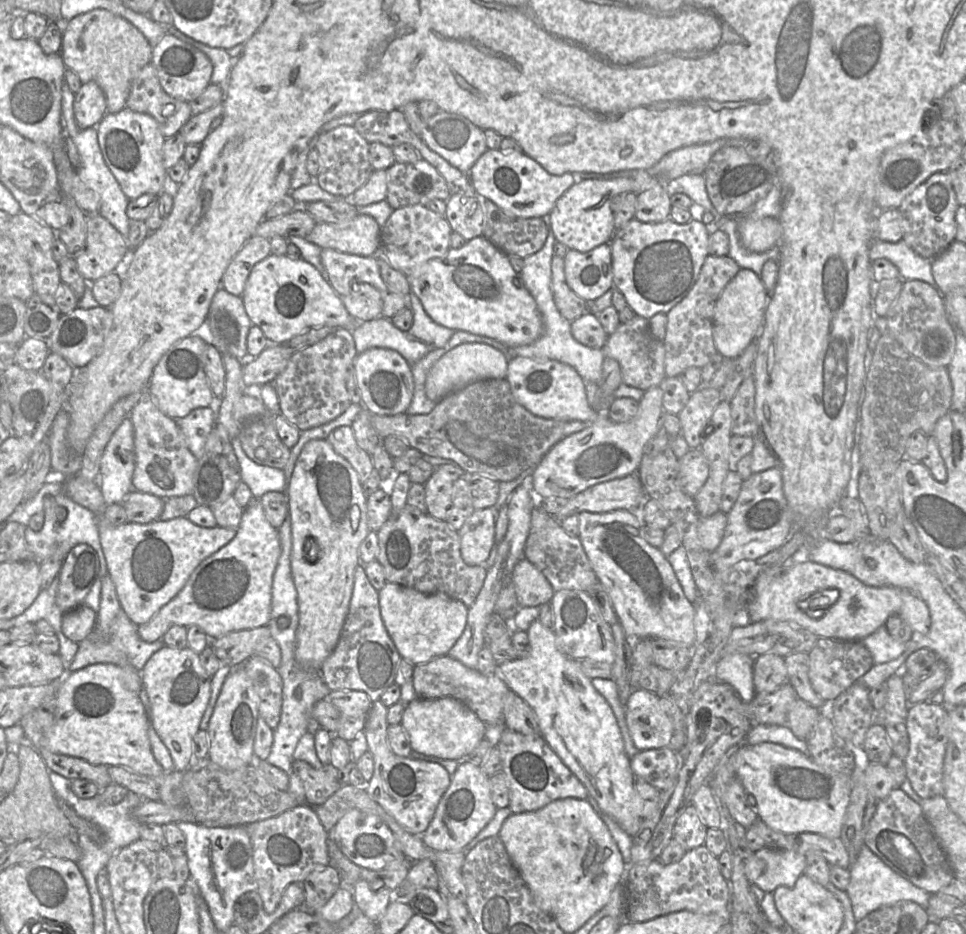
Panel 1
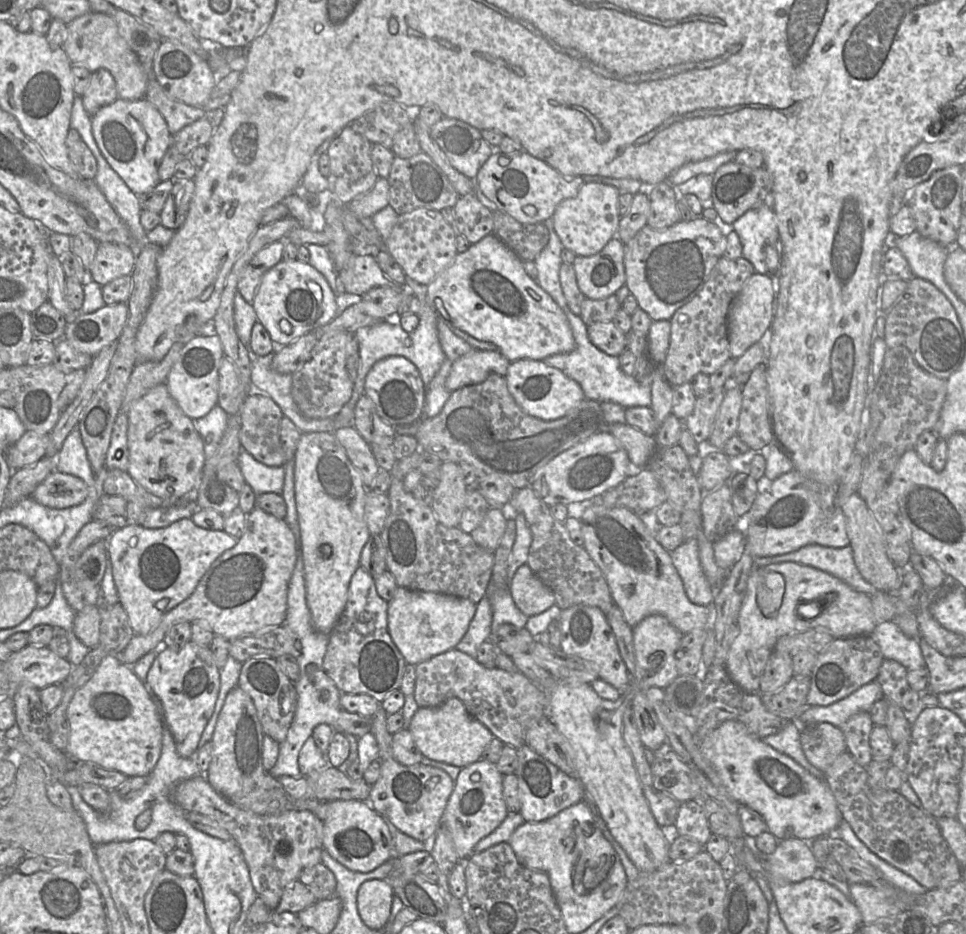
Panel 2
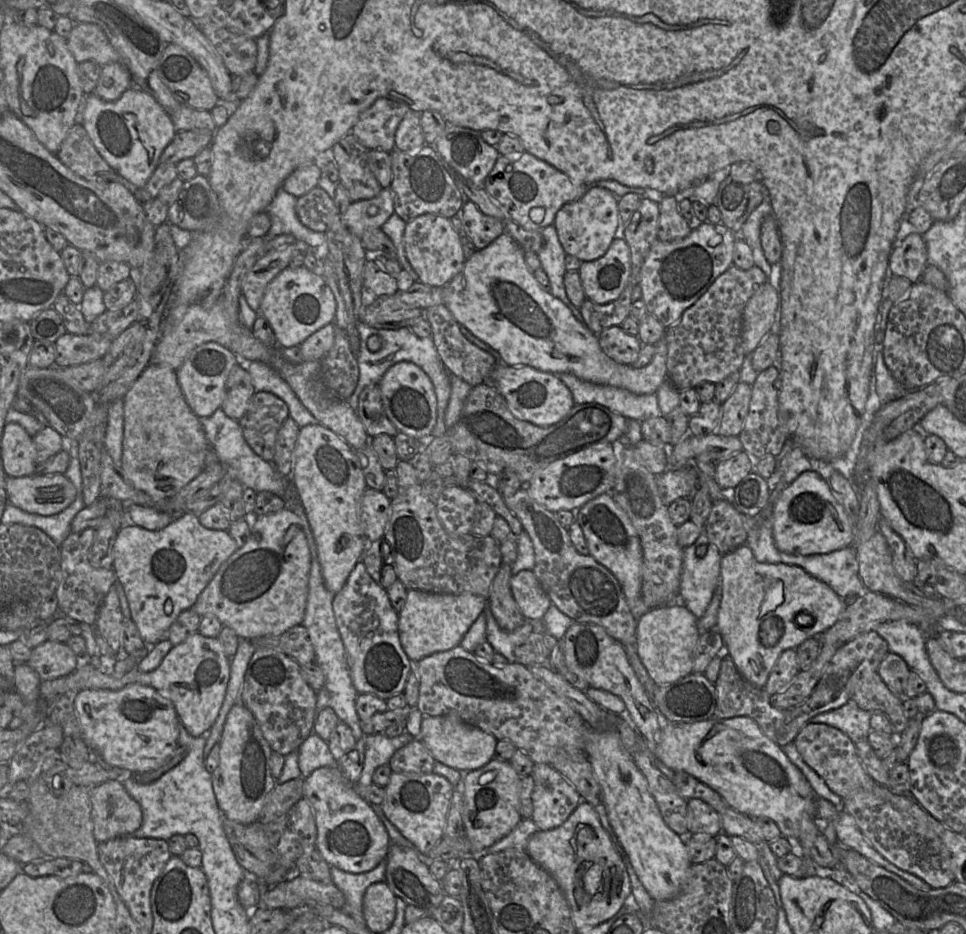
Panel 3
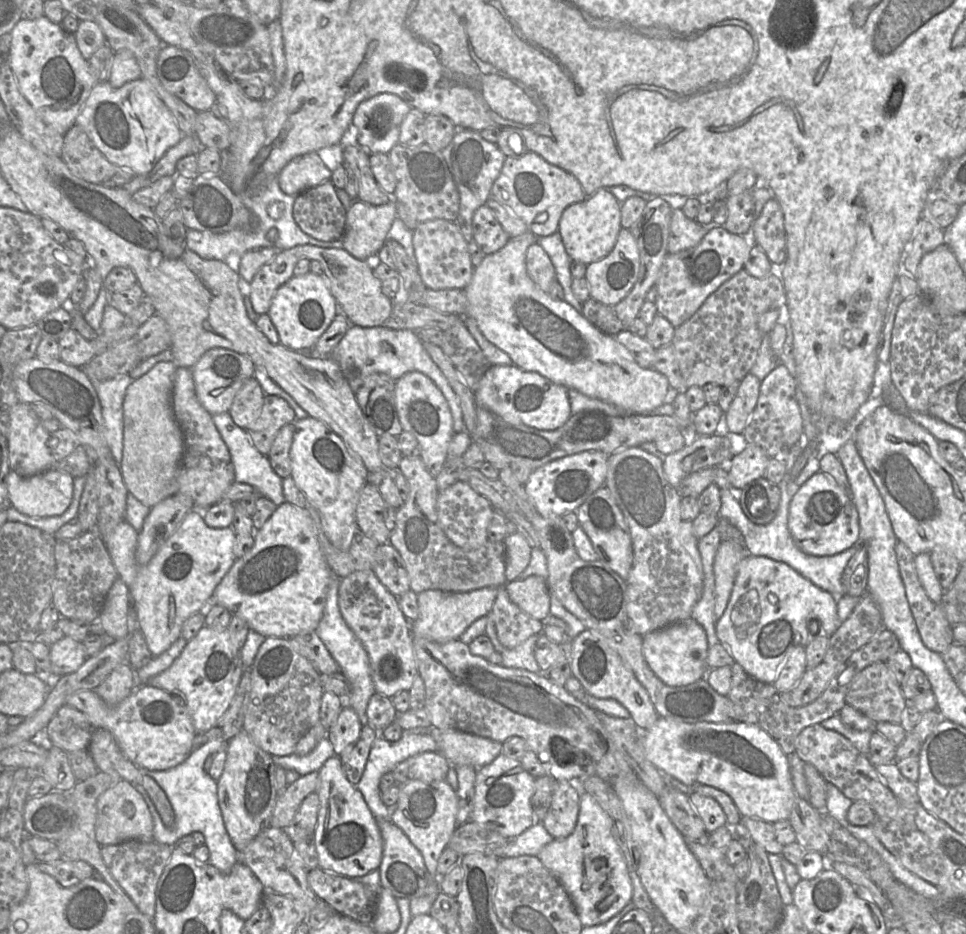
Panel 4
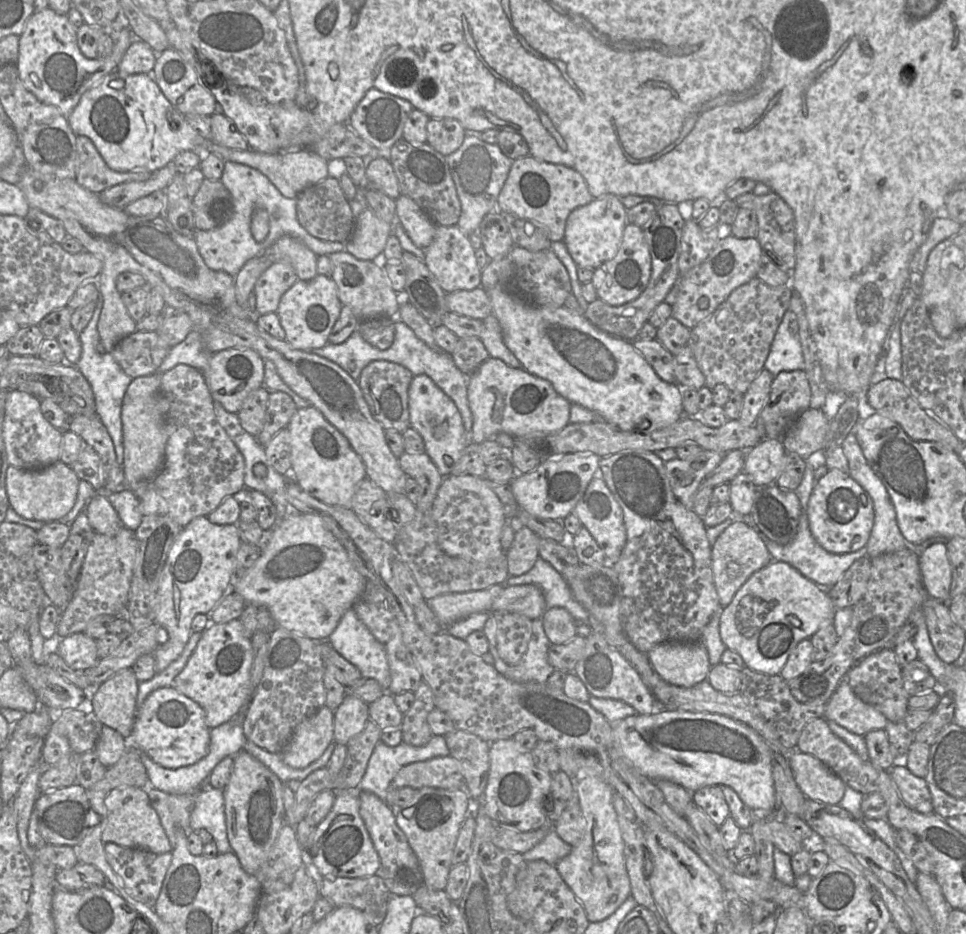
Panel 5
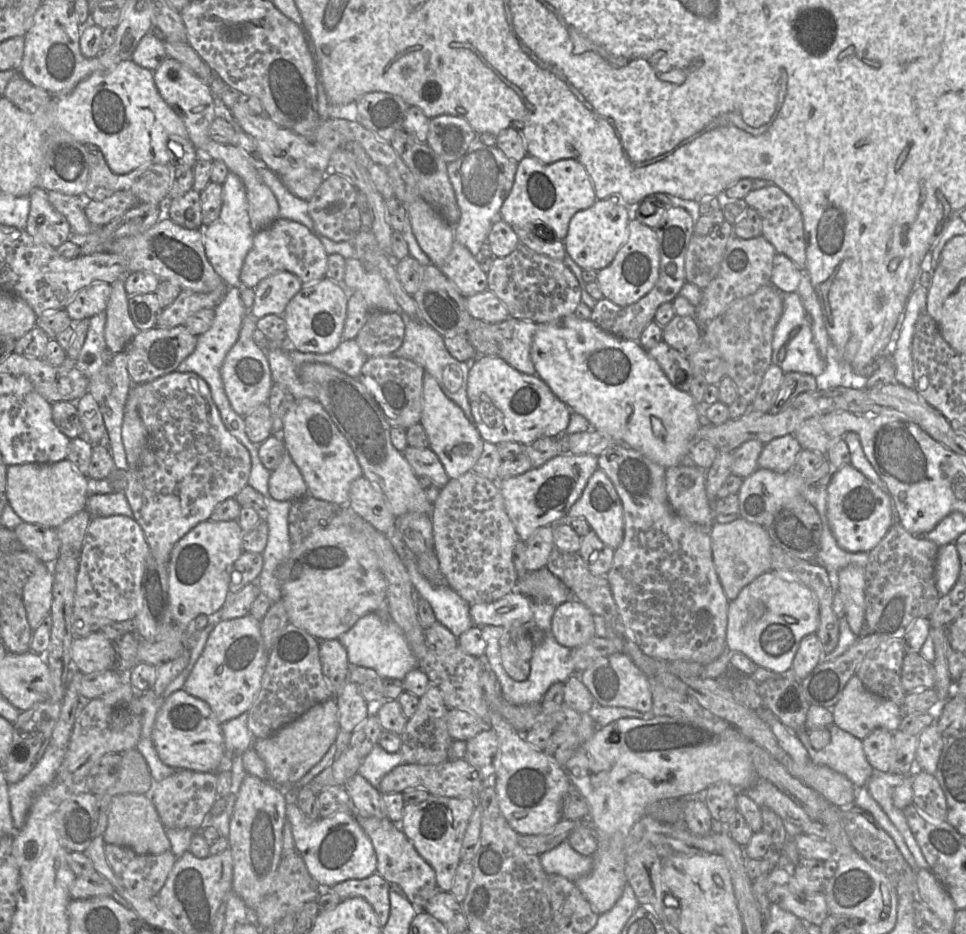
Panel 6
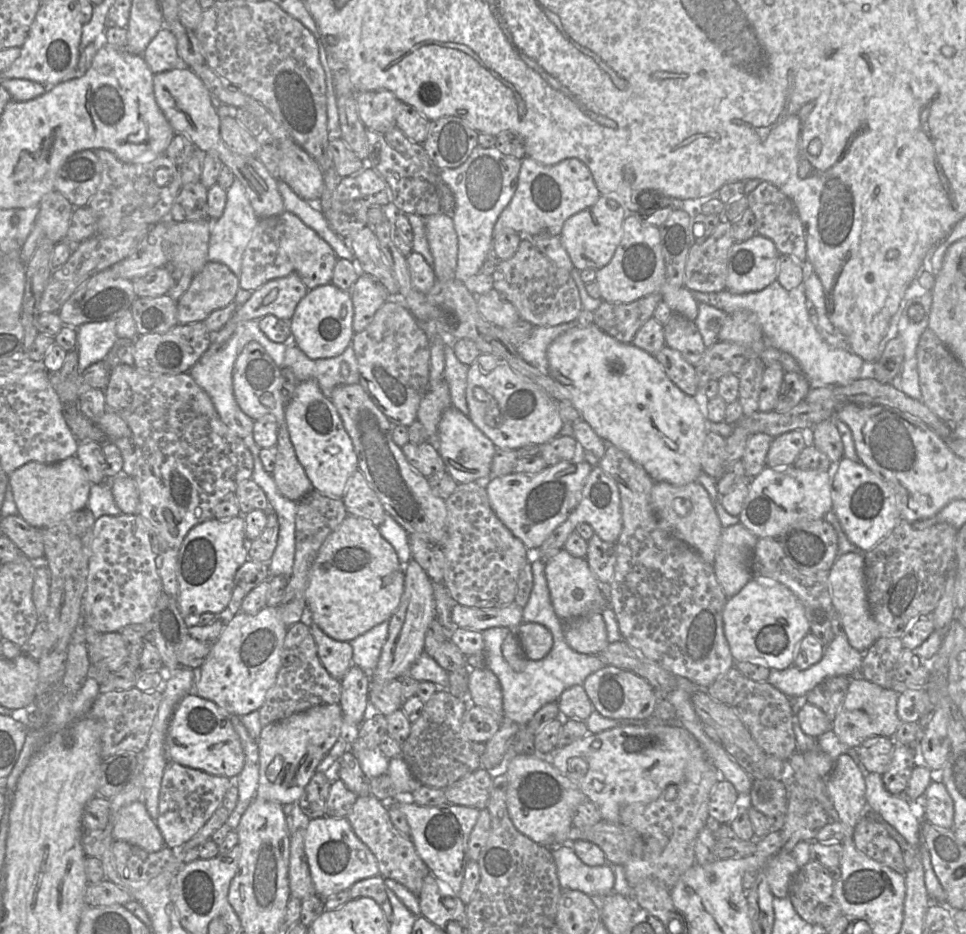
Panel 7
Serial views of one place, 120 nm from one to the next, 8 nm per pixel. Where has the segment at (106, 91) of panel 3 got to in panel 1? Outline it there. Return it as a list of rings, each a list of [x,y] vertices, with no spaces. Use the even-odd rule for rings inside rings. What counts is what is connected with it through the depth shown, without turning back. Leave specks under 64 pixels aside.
[[[89,81],[81,85],[74,97],[74,116],[80,129],[97,127],[107,113],[106,97],[99,85]]]

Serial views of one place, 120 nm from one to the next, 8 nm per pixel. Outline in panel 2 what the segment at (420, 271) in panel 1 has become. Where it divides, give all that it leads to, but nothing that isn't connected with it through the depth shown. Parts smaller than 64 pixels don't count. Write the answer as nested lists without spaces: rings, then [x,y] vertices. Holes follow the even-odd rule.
[[[490,234],[469,249],[458,253],[452,264],[426,286],[428,305],[451,327],[461,329],[477,340],[493,343],[510,362],[543,360],[575,347],[569,320],[553,298],[525,272],[523,260],[496,235]]]

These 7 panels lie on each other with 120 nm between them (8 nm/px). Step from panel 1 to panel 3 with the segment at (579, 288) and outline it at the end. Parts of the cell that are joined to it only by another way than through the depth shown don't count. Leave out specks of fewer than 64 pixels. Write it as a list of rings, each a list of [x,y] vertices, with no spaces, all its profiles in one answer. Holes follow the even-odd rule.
[[[616,236],[602,257],[582,262],[578,272],[587,299],[597,304],[616,300],[631,274],[631,251],[623,236]]]

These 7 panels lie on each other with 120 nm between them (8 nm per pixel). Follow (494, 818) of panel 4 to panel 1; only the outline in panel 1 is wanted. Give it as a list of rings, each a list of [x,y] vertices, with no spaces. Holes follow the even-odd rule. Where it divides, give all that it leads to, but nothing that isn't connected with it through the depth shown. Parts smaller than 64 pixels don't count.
[[[462,761],[451,776],[451,783],[442,796],[427,830],[421,836],[426,846],[433,850],[446,852],[463,851],[478,833],[490,822],[496,813],[489,777],[480,766],[470,761]]]

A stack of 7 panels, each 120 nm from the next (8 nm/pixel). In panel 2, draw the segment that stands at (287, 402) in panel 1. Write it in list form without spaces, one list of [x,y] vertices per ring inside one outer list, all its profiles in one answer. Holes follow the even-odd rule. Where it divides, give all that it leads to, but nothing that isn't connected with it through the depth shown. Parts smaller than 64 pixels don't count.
[[[338,332],[321,336],[310,359],[292,373],[291,395],[302,415],[308,418],[334,418],[351,399],[354,381],[347,371],[348,345],[355,333]]]

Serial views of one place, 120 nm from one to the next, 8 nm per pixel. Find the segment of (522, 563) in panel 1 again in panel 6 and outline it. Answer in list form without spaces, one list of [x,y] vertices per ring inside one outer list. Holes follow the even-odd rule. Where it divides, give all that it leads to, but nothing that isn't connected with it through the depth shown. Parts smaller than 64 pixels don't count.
[[[513,591],[495,602],[471,605],[470,616],[474,626],[480,627],[481,631],[486,625],[501,627],[530,625],[533,623],[532,600],[517,591]]]

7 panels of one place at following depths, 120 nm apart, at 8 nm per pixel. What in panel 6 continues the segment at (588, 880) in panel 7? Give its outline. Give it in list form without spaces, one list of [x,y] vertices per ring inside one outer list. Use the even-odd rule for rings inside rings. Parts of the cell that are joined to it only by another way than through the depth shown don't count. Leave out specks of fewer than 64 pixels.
[[[563,841],[555,848],[539,855],[541,866],[547,874],[561,875],[571,881],[588,874],[593,865],[591,856],[576,852]]]

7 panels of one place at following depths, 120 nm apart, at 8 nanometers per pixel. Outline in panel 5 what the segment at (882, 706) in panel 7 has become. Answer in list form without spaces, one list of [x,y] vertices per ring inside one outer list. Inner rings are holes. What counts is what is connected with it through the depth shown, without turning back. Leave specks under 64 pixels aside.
[[[846,677],[826,703],[824,717],[848,731],[864,736],[872,730],[885,729],[888,720],[872,705],[862,701],[852,690]]]

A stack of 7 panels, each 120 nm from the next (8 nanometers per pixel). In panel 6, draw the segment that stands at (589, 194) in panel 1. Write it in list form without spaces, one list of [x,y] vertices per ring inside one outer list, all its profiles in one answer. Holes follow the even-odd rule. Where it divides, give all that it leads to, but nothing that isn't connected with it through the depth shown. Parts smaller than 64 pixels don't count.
[[[612,194],[605,199],[596,199],[587,209],[576,212],[563,240],[565,251],[581,269],[599,271],[607,267],[628,236],[628,223],[632,218],[630,207],[620,194]]]

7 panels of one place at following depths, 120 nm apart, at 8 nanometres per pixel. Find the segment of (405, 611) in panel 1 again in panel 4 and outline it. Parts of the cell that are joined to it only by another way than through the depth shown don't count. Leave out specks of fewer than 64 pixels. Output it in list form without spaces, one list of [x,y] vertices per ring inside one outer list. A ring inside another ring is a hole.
[[[486,587],[467,593],[423,591],[417,594],[418,618],[411,622],[411,633],[437,643],[458,640],[473,622],[491,612],[497,592],[496,587]]]

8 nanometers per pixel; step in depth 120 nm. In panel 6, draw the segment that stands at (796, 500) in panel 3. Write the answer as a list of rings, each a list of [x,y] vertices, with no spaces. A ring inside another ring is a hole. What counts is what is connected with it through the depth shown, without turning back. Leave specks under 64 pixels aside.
[[[850,464],[833,469],[827,486],[827,519],[840,548],[851,553],[869,552],[888,533],[894,523],[890,495]]]

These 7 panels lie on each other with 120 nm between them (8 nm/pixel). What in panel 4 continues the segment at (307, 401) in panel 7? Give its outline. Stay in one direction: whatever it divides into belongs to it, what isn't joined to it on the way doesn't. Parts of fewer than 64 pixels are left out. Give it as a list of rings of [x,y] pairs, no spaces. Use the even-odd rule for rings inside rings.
[[[307,416],[295,419],[295,430],[290,450],[291,477],[297,487],[304,493],[310,506],[314,507],[320,516],[320,521],[325,535],[336,548],[347,551],[356,530],[356,505],[359,494],[367,482],[368,470],[361,458],[352,452],[344,440],[322,421]]]

